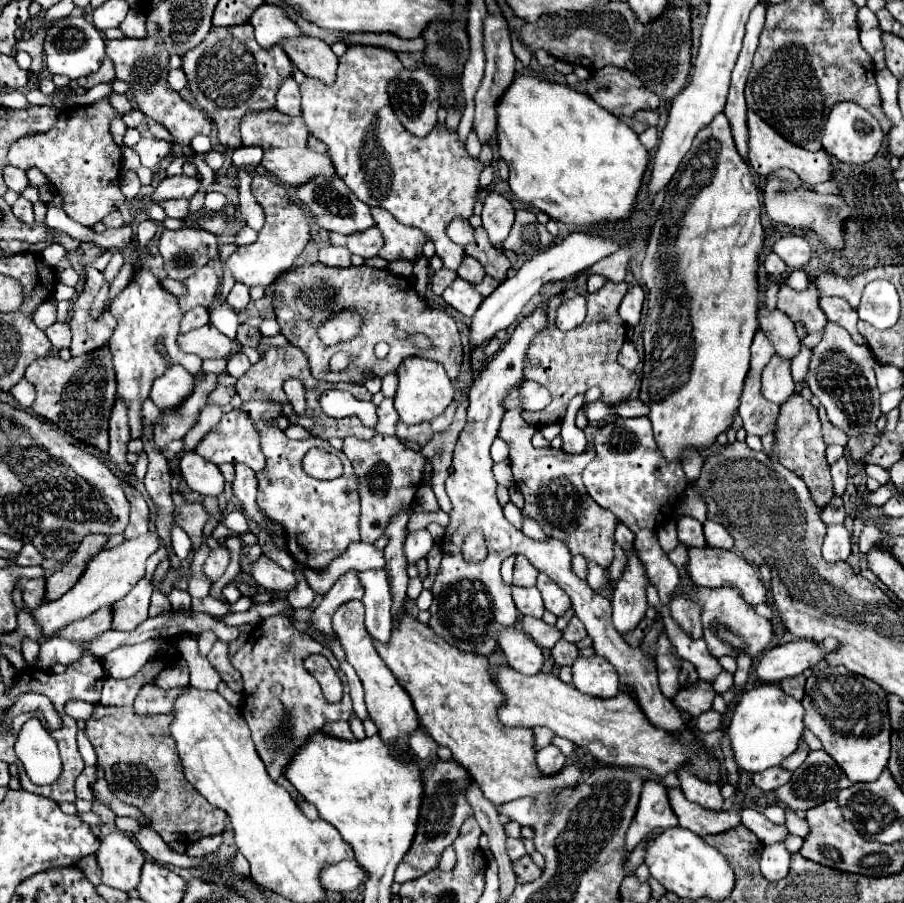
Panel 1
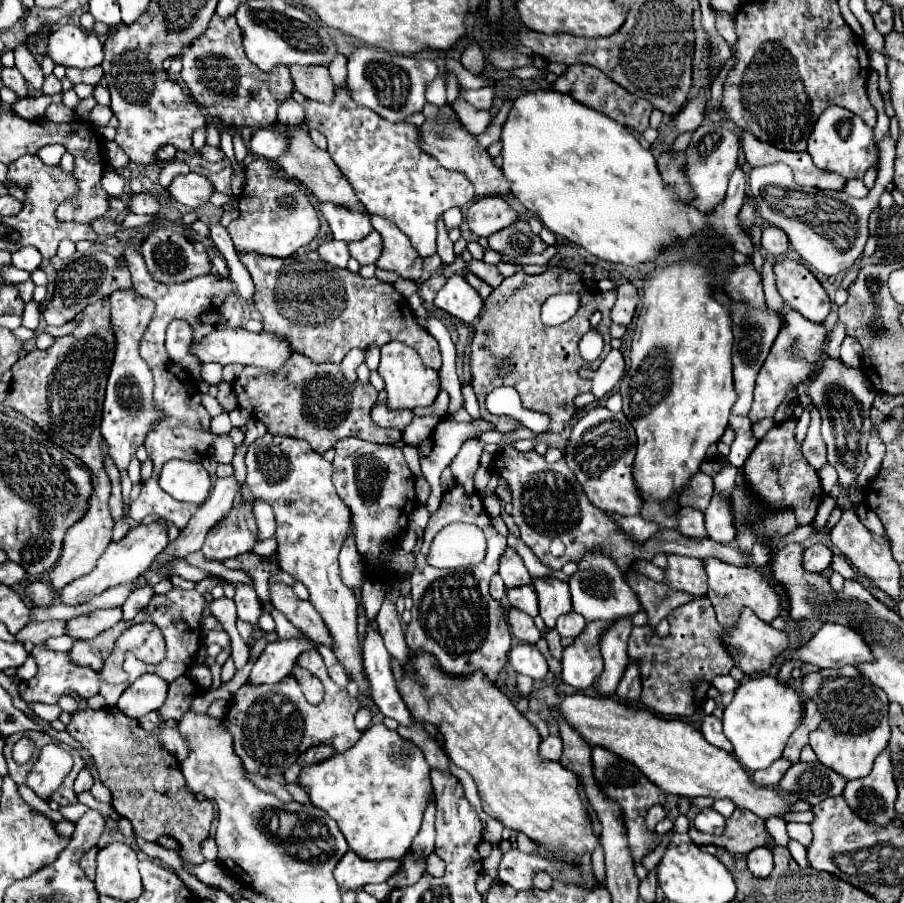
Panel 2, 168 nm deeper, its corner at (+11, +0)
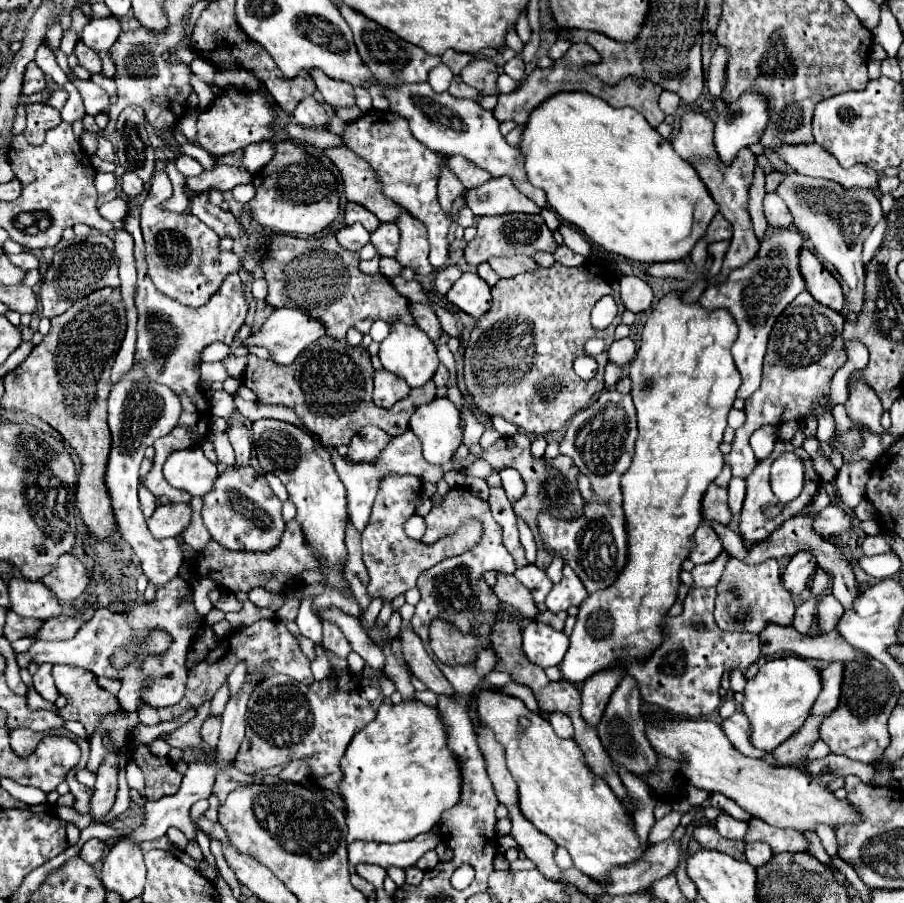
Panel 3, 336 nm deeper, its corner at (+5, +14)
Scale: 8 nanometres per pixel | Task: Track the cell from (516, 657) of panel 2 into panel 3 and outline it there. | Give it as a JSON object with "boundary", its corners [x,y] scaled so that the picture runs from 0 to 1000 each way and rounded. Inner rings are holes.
{"boundary":[[[586,689],[577,698],[577,720],[593,738],[615,738],[622,733],[628,720],[628,704],[600,689]]]}

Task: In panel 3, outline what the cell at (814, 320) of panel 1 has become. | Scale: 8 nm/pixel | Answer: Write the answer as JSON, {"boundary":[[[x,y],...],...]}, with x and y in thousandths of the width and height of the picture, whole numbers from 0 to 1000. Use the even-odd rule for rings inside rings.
{"boundary":[[[885,277],[885,303],[892,312],[892,321],[900,328],[903,334],[929,346],[934,337],[934,326],[927,310],[909,295],[909,290],[894,277]]]}

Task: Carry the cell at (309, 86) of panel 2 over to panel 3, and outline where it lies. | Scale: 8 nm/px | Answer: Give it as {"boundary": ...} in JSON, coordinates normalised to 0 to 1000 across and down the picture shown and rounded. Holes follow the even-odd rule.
{"boundary":[[[345,78],[343,84],[350,91],[350,97],[356,102],[358,113],[363,113],[365,117],[378,120],[378,117],[389,117],[392,115],[392,102],[389,102],[389,95],[385,91],[365,86],[356,78]]]}

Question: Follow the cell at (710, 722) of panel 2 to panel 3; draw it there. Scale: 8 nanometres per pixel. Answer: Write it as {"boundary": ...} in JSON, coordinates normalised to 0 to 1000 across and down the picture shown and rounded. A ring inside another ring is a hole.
{"boundary":[[[814,786],[808,795],[799,797],[799,808],[805,815],[805,819],[814,826],[814,831],[819,831],[823,837],[832,837],[832,839],[845,839],[847,835],[843,831],[832,828],[832,824],[827,822],[827,797],[823,797],[823,791],[819,786]]]}

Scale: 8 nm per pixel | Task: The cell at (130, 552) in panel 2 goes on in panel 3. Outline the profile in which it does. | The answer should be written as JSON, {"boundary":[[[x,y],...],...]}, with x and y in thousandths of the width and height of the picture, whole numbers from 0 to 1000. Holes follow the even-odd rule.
{"boundary":[[[179,558],[162,576],[164,587],[175,598],[192,596],[204,589],[210,580],[210,560],[208,558]]]}

